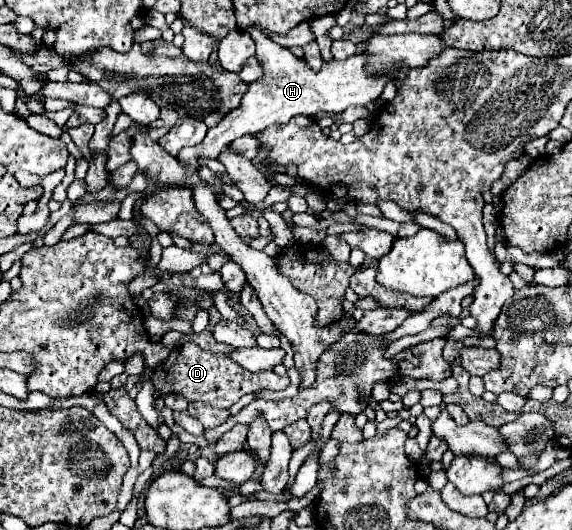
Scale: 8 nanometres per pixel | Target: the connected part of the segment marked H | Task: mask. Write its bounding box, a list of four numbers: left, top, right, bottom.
[178,26,386,168]

